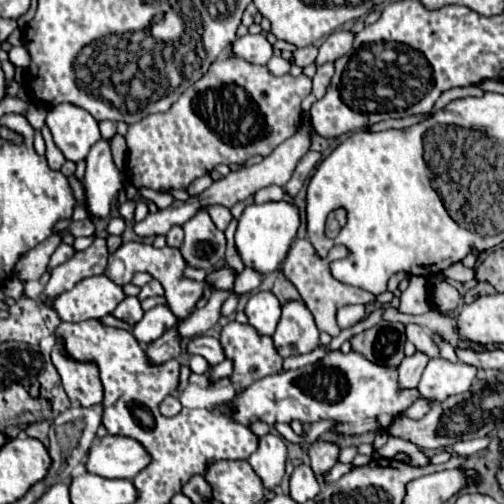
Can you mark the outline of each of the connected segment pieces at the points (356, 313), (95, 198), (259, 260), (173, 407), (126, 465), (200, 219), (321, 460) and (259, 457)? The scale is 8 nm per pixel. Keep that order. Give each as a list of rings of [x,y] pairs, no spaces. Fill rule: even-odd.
[[[345,305],[337,311],[337,323],[341,329],[355,325],[365,317],[365,307],[363,305]]]
[[[99,139],[87,155],[85,171],[85,195],[87,211],[93,217],[107,217],[109,207],[125,183],[123,171],[119,171],[111,157],[109,139]]]
[[[267,201],[261,205],[259,203],[247,205],[235,233],[235,245],[241,261],[259,273],[275,271],[283,263],[287,249],[297,235],[299,225],[301,225],[301,217],[299,217],[299,207],[295,203]]]
[[[169,395],[163,403],[161,403],[161,413],[165,415],[165,417],[173,417],[173,415],[177,415],[181,411],[181,403],[179,403],[179,399],[175,397],[175,395]]]
[[[105,435],[99,447],[89,449],[87,471],[107,479],[133,479],[151,463],[139,441],[123,435]]]
[[[199,211],[191,221],[183,225],[183,257],[189,267],[209,269],[225,257],[225,235],[215,227],[207,211]]]
[[[313,443],[313,445],[309,445],[309,457],[311,457],[309,465],[315,471],[321,485],[325,485],[325,481],[321,479],[323,473],[337,463],[337,455],[339,455],[339,447],[333,445],[333,443]]]
[[[263,435],[259,437],[259,447],[251,457],[247,459],[255,473],[261,477],[263,485],[267,489],[281,483],[285,473],[285,459],[287,459],[287,447],[285,441],[277,435]]]

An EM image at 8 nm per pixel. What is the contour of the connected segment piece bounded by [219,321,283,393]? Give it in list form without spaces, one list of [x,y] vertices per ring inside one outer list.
[[[229,321],[223,331],[221,331],[221,345],[223,345],[223,353],[225,359],[229,359],[233,363],[233,373],[231,377],[231,385],[235,387],[237,393],[241,393],[243,389],[247,389],[251,383],[271,375],[271,373],[279,373],[283,369],[283,357],[279,357],[279,353],[275,353],[275,345],[271,341],[271,337],[263,337],[261,333],[255,333],[255,329],[251,329],[251,325],[243,325],[237,321]]]

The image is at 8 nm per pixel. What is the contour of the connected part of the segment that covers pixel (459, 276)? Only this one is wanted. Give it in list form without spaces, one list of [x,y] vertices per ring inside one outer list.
[[[455,263],[455,265],[451,265],[451,267],[447,267],[445,271],[445,277],[449,277],[449,279],[455,279],[455,281],[471,281],[473,277],[475,277],[475,271],[473,269],[467,269],[467,267],[463,267],[461,263]]]

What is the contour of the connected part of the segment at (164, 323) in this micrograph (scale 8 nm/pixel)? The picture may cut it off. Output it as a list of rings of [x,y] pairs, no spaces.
[[[157,305],[145,313],[145,317],[133,327],[133,335],[141,345],[149,345],[151,341],[159,339],[167,329],[177,323],[177,317],[171,313],[169,305]]]

